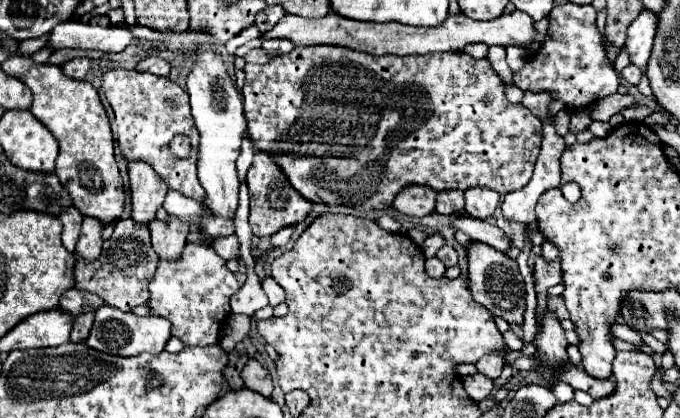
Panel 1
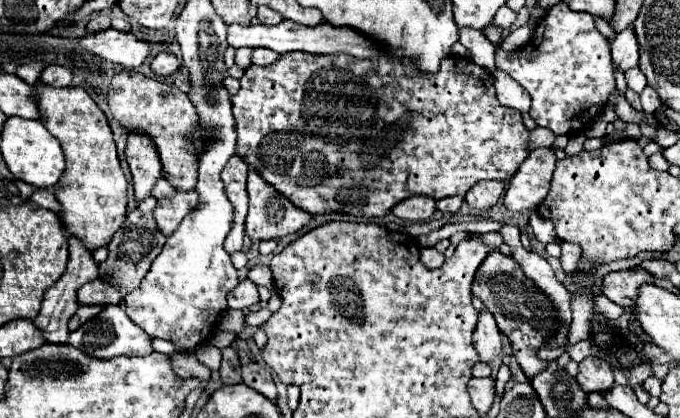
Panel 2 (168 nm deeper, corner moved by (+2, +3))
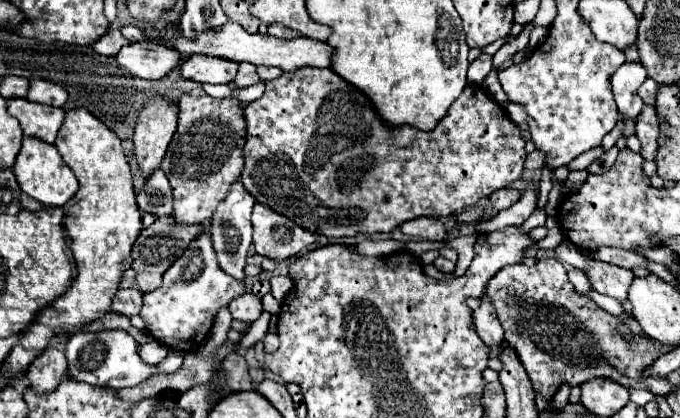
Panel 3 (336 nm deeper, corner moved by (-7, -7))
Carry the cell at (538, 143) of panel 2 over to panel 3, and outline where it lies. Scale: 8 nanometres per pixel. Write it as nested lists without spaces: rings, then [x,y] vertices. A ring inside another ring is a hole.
[[[533,150],[525,160],[527,170],[535,170],[535,168],[543,168],[543,166],[545,166],[545,156],[541,150]]]

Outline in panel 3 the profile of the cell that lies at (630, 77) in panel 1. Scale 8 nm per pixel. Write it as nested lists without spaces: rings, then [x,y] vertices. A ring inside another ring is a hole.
[[[647,78],[641,86],[639,86],[639,96],[643,98],[643,102],[645,104],[655,104],[655,96],[657,96],[657,82],[655,80],[651,80],[651,78]]]

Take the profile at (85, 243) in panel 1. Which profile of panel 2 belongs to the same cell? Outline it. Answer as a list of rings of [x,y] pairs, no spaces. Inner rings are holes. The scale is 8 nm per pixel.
[[[70,236],[70,260],[68,260],[68,266],[66,266],[66,272],[58,278],[56,284],[52,284],[46,292],[44,292],[44,300],[42,300],[42,308],[40,308],[40,314],[34,318],[34,324],[38,326],[38,330],[42,332],[44,340],[48,344],[66,344],[68,340],[68,320],[74,316],[74,312],[78,310],[78,300],[76,300],[76,292],[80,290],[82,284],[90,282],[90,280],[96,280],[100,274],[98,274],[98,266],[94,264],[94,258],[92,254],[84,248],[82,242],[78,242],[78,238]]]

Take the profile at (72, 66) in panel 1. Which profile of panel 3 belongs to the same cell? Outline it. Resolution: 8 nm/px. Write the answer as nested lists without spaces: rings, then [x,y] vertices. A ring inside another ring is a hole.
[[[31,80],[31,90],[27,94],[27,100],[49,106],[63,106],[67,102],[67,90],[47,80]]]

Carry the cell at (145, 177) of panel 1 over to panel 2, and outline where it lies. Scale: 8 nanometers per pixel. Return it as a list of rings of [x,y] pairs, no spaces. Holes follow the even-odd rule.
[[[130,132],[126,144],[126,160],[132,172],[136,200],[148,198],[154,180],[162,176],[162,162],[158,160],[158,150],[154,150],[154,144],[150,144],[150,138],[142,136],[142,132]]]

